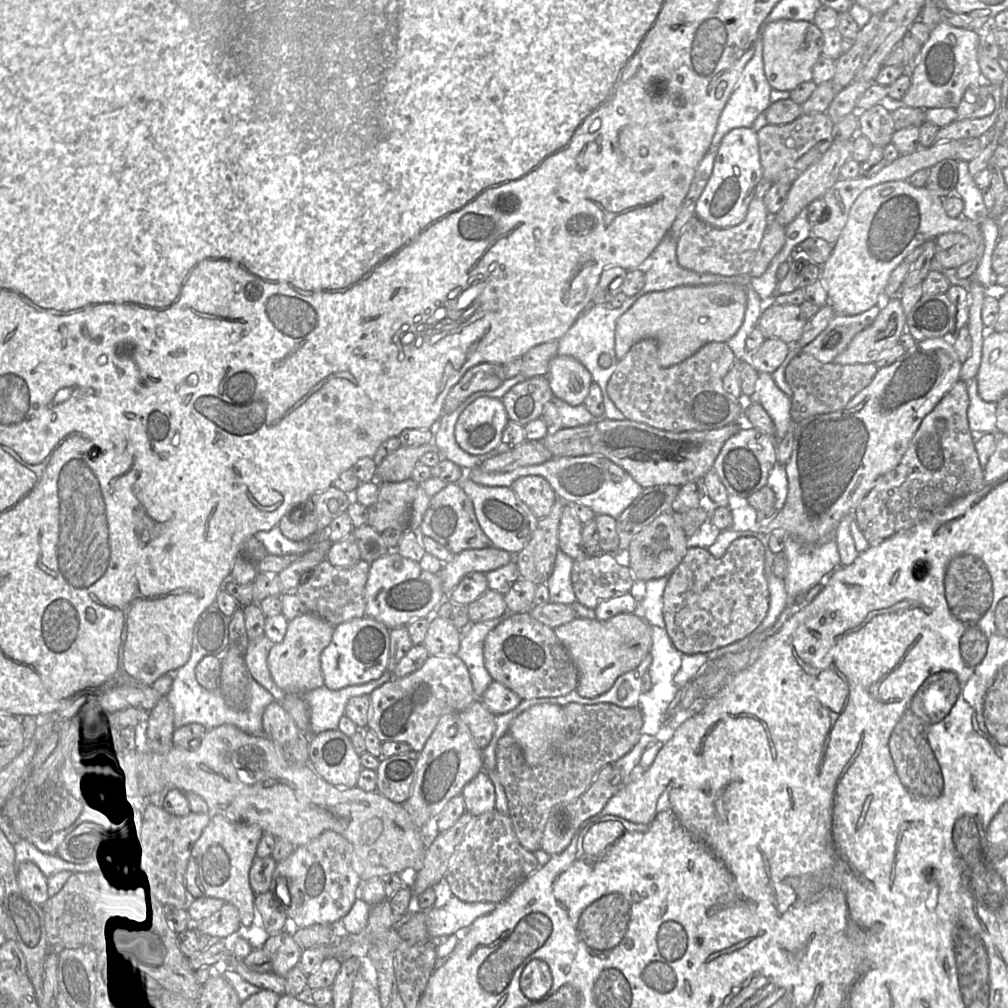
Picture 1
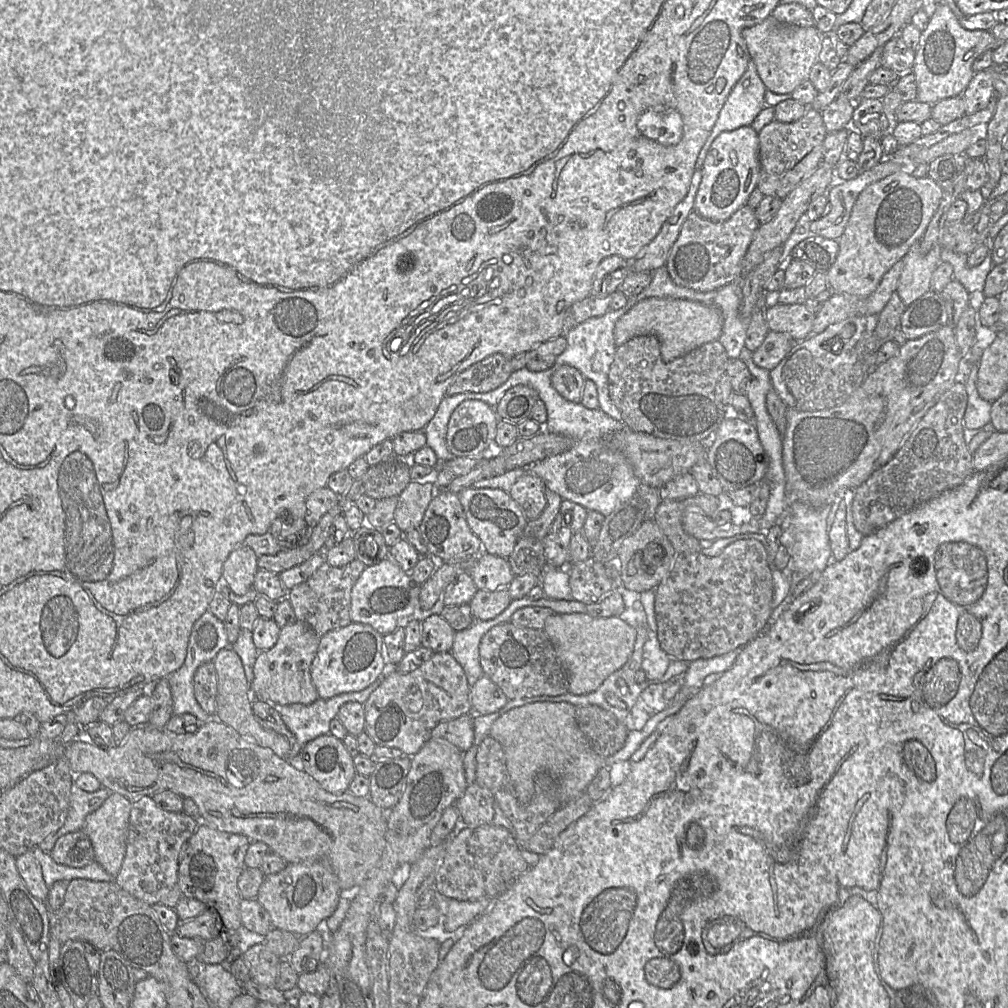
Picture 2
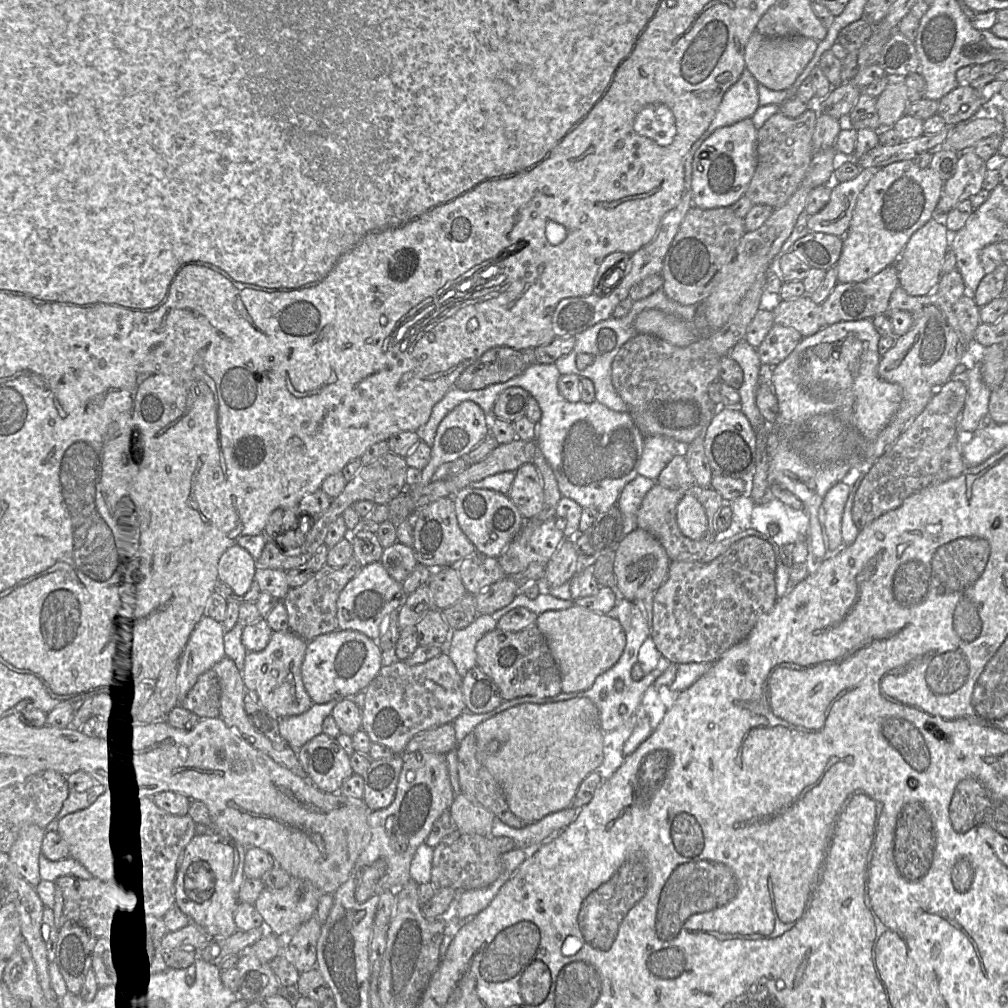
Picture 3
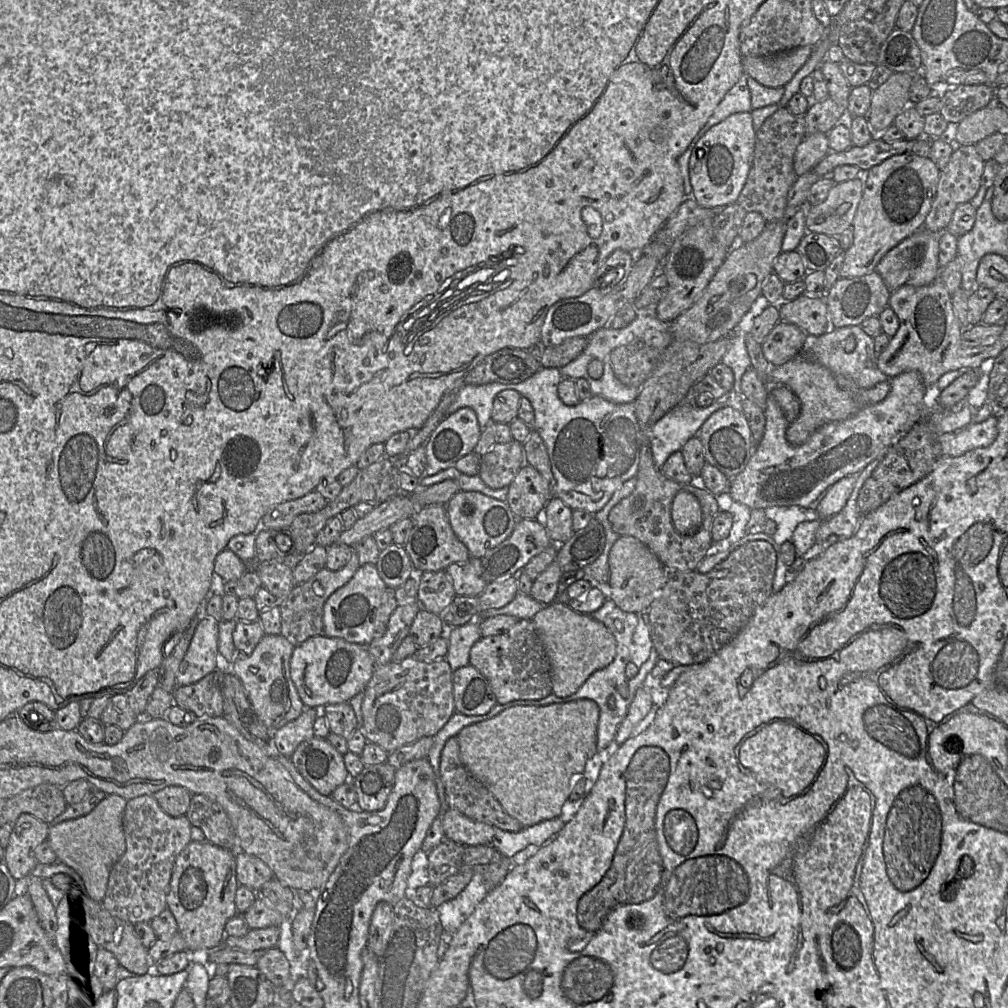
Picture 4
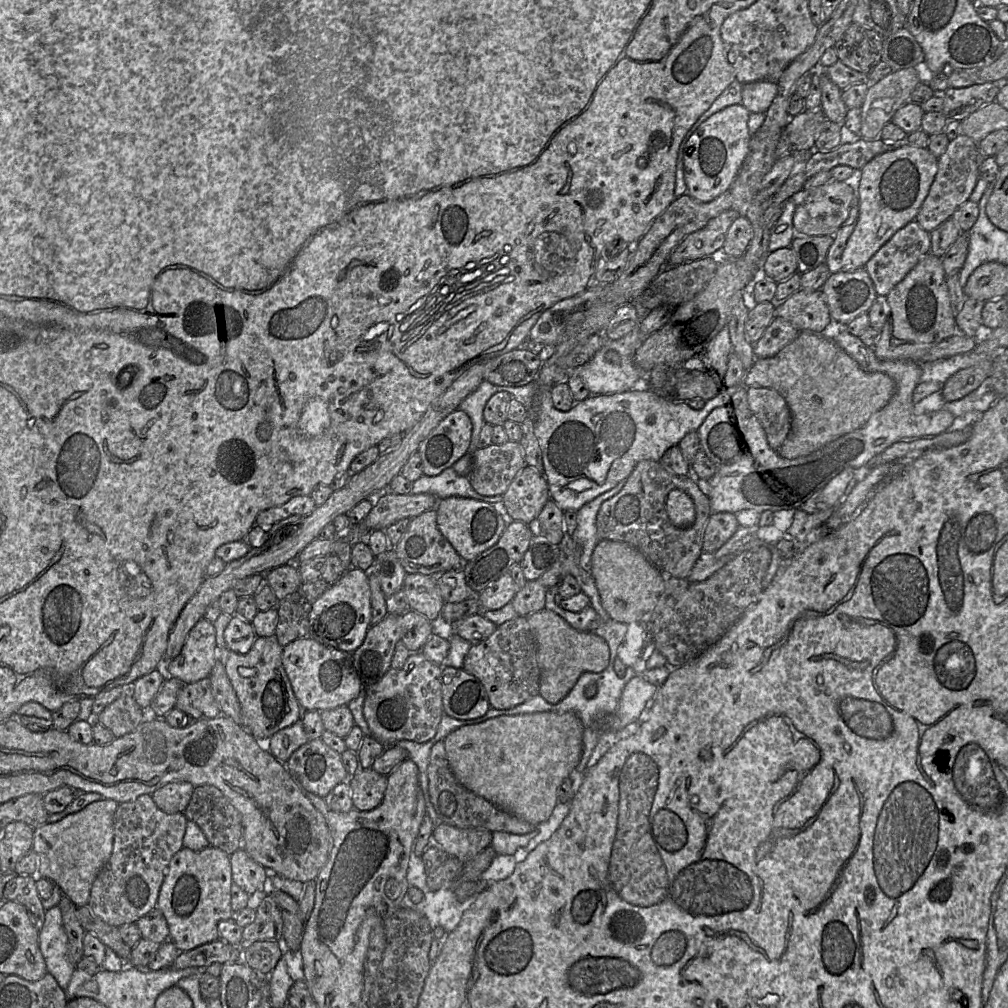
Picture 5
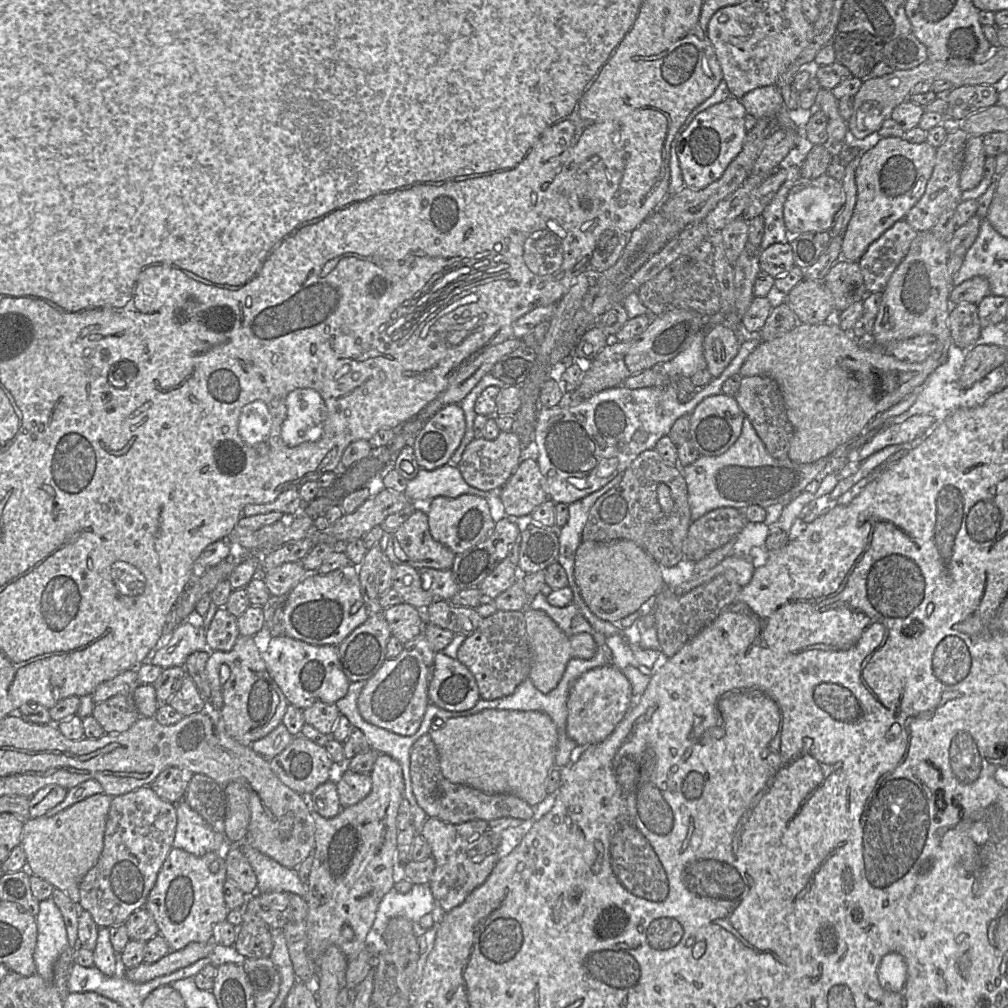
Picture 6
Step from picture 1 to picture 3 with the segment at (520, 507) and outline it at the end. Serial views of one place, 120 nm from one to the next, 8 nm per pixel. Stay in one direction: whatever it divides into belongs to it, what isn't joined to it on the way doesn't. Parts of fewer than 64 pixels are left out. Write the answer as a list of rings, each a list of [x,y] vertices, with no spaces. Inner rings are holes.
[[[464,488],[459,490],[453,496],[453,501],[458,524],[463,533],[475,546],[475,553],[481,553],[492,558],[497,558],[509,543],[520,533],[526,523],[526,520],[520,514],[509,496],[494,490]]]

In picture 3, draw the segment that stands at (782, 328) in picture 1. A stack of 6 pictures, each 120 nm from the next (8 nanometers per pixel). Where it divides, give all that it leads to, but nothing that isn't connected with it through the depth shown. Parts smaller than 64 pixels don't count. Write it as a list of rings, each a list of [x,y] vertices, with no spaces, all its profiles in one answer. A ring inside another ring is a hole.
[[[803,295],[799,298],[782,300],[772,312],[775,324],[793,327],[803,337],[812,336],[816,334],[822,327],[830,326],[824,325],[821,305],[814,303],[810,298],[810,295]]]

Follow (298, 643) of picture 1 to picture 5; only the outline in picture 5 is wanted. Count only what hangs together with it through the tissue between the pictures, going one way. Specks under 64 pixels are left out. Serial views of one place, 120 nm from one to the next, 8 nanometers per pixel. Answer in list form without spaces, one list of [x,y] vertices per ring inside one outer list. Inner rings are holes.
[[[274,636],[256,637],[246,654],[227,653],[225,672],[241,708],[241,726],[260,742],[300,720],[302,711],[282,665],[283,647]]]

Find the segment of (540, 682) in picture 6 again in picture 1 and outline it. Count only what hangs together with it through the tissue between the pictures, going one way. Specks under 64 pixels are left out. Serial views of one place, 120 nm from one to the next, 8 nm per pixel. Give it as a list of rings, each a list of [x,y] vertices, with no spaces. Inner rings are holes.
[[[634,613],[618,614],[605,621],[576,617],[554,628],[554,632],[578,668],[576,691],[584,698],[594,698],[609,691],[619,676],[641,663],[652,646],[651,625]]]

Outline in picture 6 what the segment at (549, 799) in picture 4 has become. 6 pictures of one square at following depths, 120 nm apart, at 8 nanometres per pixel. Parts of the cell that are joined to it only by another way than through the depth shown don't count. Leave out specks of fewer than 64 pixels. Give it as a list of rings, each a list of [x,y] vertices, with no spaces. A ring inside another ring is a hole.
[[[485,709],[464,717],[449,718],[440,723],[429,735],[437,748],[443,775],[455,784],[468,785],[489,794],[512,794],[531,806],[536,806],[548,795],[546,779],[555,766],[558,734],[552,718],[533,710]]]

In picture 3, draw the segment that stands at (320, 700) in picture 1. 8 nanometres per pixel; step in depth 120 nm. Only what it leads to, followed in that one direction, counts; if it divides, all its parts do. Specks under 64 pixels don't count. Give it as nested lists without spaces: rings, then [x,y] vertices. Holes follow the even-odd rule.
[[[331,700],[324,704],[314,704],[304,713],[283,717],[278,720],[279,732],[288,746],[299,750],[312,738],[322,733],[322,724],[340,700]]]

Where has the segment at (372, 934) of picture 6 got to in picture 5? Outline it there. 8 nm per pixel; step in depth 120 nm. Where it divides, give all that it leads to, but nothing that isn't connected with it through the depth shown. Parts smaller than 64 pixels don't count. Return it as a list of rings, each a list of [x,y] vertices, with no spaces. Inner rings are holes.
[[[453,888],[431,891],[419,904],[412,903],[405,895],[401,907],[422,913],[430,922],[432,929],[441,927],[447,934],[458,926],[464,912],[476,901],[476,896],[460,900]]]

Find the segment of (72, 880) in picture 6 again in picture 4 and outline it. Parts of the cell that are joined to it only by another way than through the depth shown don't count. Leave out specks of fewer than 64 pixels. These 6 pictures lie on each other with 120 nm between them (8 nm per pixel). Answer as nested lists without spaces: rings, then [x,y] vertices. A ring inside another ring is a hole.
[[[106,795],[88,814],[51,825],[48,830],[47,842],[57,857],[57,863],[68,870],[77,879],[84,890],[103,896],[110,871],[126,850],[123,832],[123,815],[127,801],[118,795]]]

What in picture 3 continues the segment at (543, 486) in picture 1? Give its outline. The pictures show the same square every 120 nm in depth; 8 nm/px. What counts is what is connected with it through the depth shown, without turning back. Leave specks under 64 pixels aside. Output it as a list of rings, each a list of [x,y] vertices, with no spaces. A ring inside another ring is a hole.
[[[533,463],[522,465],[515,472],[508,493],[525,520],[538,515],[544,506],[544,490],[541,476]]]

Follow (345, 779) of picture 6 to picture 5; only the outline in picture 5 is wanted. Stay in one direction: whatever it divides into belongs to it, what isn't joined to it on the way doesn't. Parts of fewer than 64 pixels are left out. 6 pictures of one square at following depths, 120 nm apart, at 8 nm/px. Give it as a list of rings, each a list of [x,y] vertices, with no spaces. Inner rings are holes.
[[[372,768],[359,769],[349,776],[348,784],[354,809],[371,811],[379,806],[387,787],[387,776],[381,775]]]

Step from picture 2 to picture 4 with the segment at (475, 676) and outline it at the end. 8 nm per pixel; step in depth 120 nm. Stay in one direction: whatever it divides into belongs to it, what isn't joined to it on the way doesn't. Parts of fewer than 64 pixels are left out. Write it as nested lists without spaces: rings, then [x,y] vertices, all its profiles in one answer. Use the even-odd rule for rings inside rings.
[[[478,617],[474,620],[470,620],[466,624],[462,626],[456,626],[453,628],[450,628],[445,635],[442,637],[445,637],[447,641],[447,654],[445,656],[445,660],[449,663],[452,671],[469,665],[469,653],[471,647],[474,645],[476,641],[478,641],[480,638],[482,638],[481,630],[480,630],[480,622],[485,619],[479,619]]]

